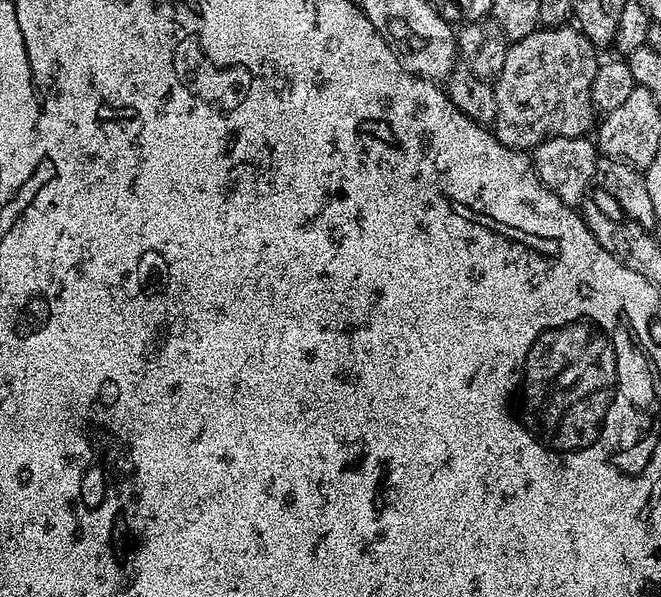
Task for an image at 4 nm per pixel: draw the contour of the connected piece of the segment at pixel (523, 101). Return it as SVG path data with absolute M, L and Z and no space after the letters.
M576 26L541 27L515 43L516 52L506 54L506 62L494 80L498 102L494 125L496 137L508 148L535 150L553 136L584 136L594 113L592 83L598 67L597 49Z

